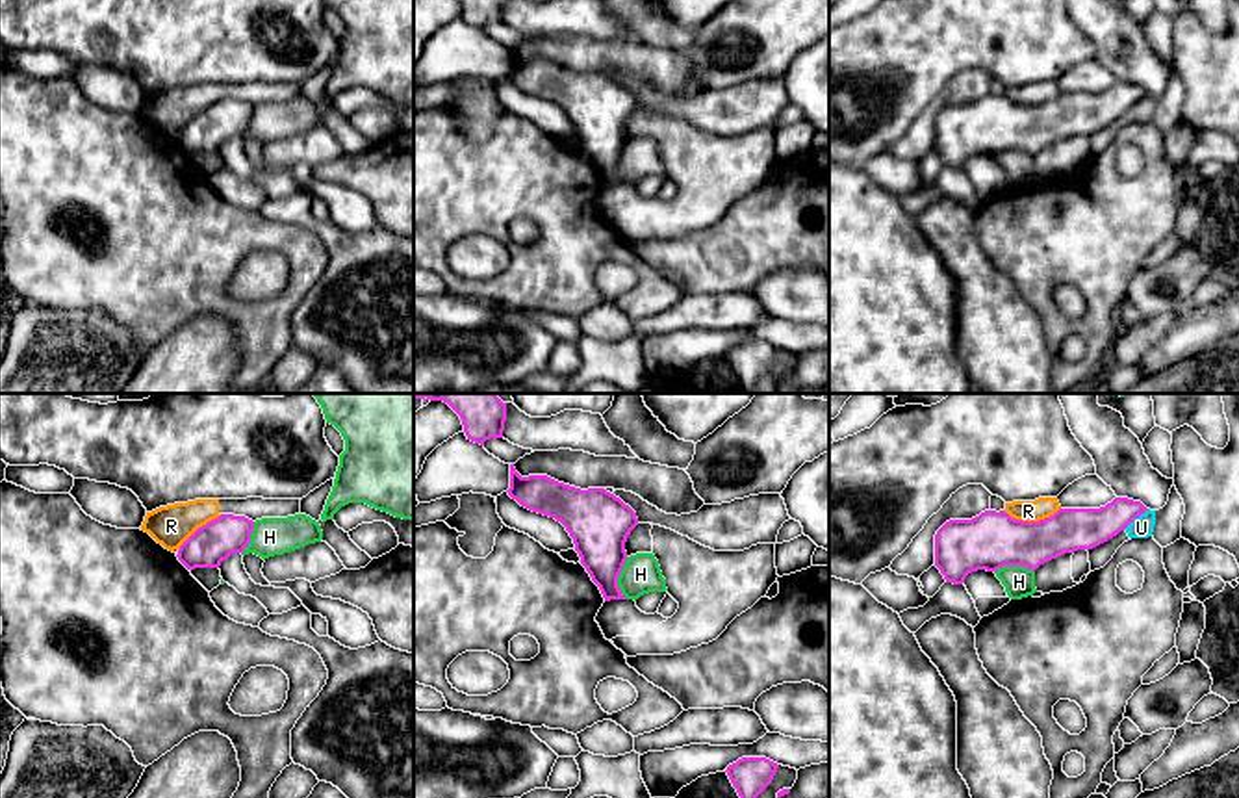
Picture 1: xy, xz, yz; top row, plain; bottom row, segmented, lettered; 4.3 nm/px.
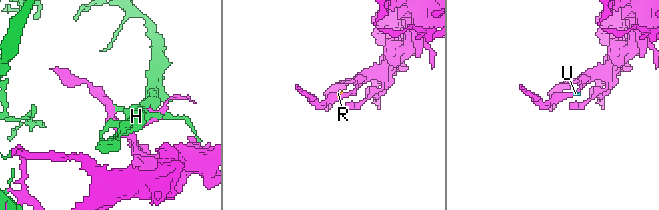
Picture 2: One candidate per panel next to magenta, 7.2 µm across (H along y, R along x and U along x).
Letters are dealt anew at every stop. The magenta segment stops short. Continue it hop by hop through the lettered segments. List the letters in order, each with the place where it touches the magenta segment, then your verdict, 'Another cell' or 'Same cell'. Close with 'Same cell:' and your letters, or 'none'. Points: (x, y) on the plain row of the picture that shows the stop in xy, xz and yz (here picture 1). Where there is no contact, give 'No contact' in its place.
H: Touches magenta at xz (618, 160). Another cell
R: Touches magenta at yz (1032, 106). Another cell
U: Touches magenta at yz (1136, 101). Another cell
Same cell: none

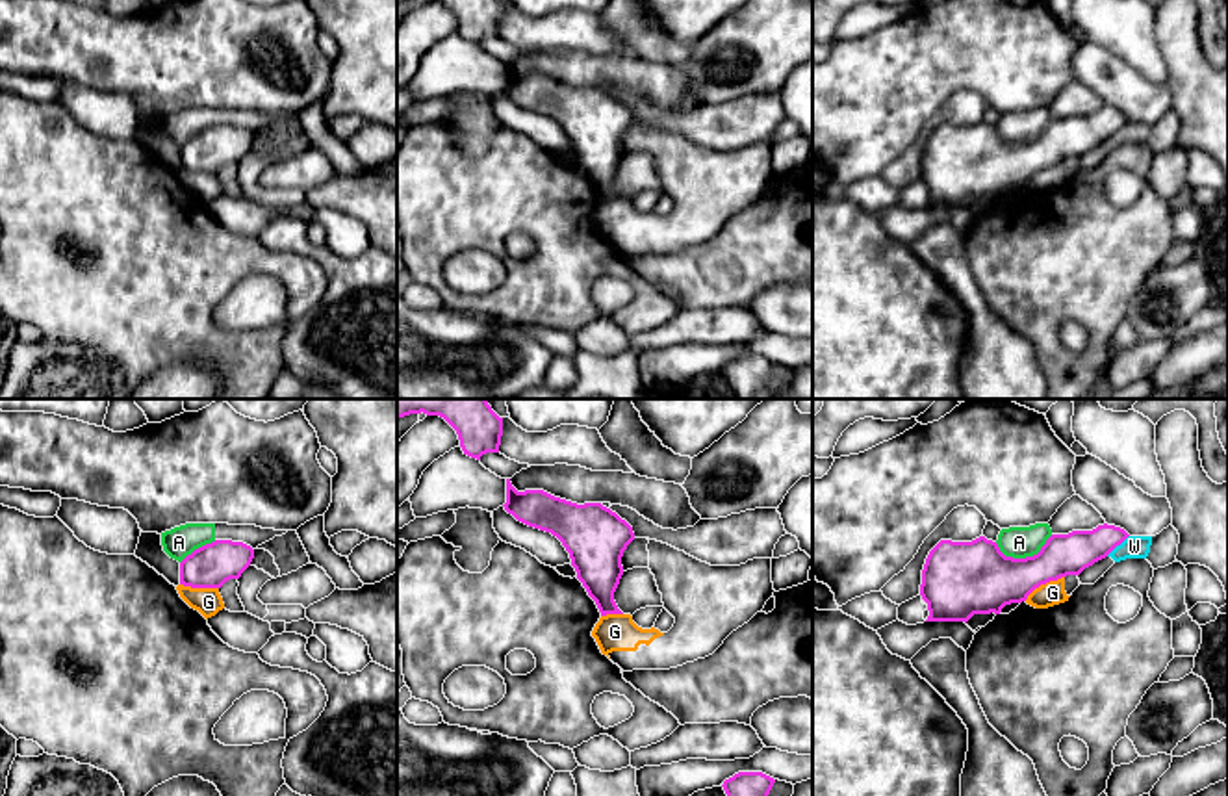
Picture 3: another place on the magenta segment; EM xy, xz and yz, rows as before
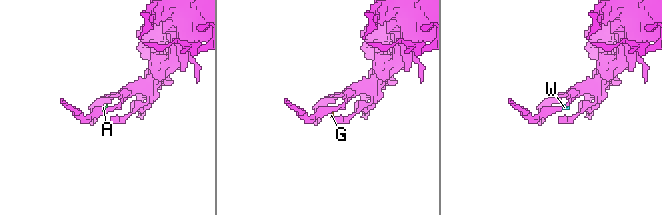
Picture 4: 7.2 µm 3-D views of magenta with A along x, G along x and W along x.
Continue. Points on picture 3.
A: Touches magenta at yz (1023, 143). Another cell
G: Touches magenta at yz (1043, 167). Another cell
W: Touches magenta at yz (1117, 128). Another cell
Same cell: none

